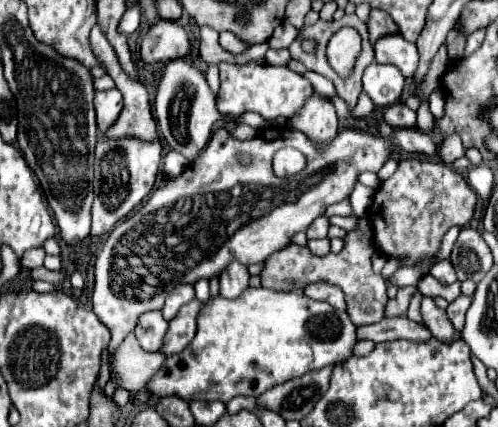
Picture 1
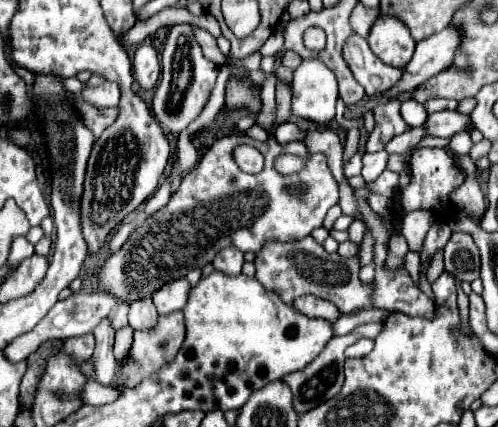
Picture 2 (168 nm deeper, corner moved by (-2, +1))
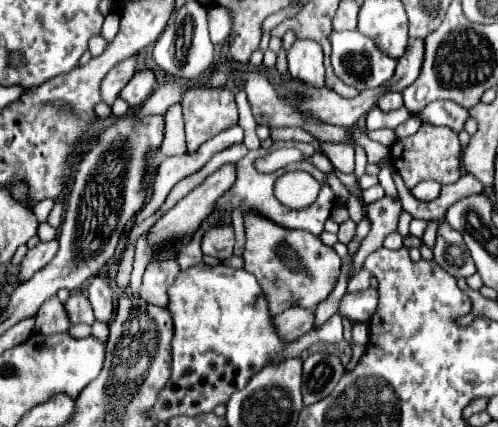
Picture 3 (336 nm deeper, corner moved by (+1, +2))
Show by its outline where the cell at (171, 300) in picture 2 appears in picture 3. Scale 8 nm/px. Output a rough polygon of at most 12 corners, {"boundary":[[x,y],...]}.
{"boundary":[[173,259],[151,261],[143,273],[139,295],[167,307],[167,287],[179,265]]}

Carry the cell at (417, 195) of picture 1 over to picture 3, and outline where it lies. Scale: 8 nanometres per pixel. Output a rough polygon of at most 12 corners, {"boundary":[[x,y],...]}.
{"boundary":[[421,123],[391,145],[391,163],[413,189],[461,177],[457,133]]}

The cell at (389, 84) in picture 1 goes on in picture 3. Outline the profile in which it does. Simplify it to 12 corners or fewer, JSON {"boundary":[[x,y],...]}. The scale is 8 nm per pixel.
{"boundary":[[333,31],[331,65],[357,91],[381,87],[397,61],[359,31]]}

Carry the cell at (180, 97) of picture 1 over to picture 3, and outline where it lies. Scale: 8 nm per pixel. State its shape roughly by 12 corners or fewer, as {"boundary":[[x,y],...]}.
{"boundary":[[199,1],[175,11],[153,47],[183,83],[211,67],[213,43]]}

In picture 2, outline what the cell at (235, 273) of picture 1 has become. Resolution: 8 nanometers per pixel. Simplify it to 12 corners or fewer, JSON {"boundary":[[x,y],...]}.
{"boundary":[[224,248],[214,258],[214,268],[228,276],[242,272],[242,252]]}

